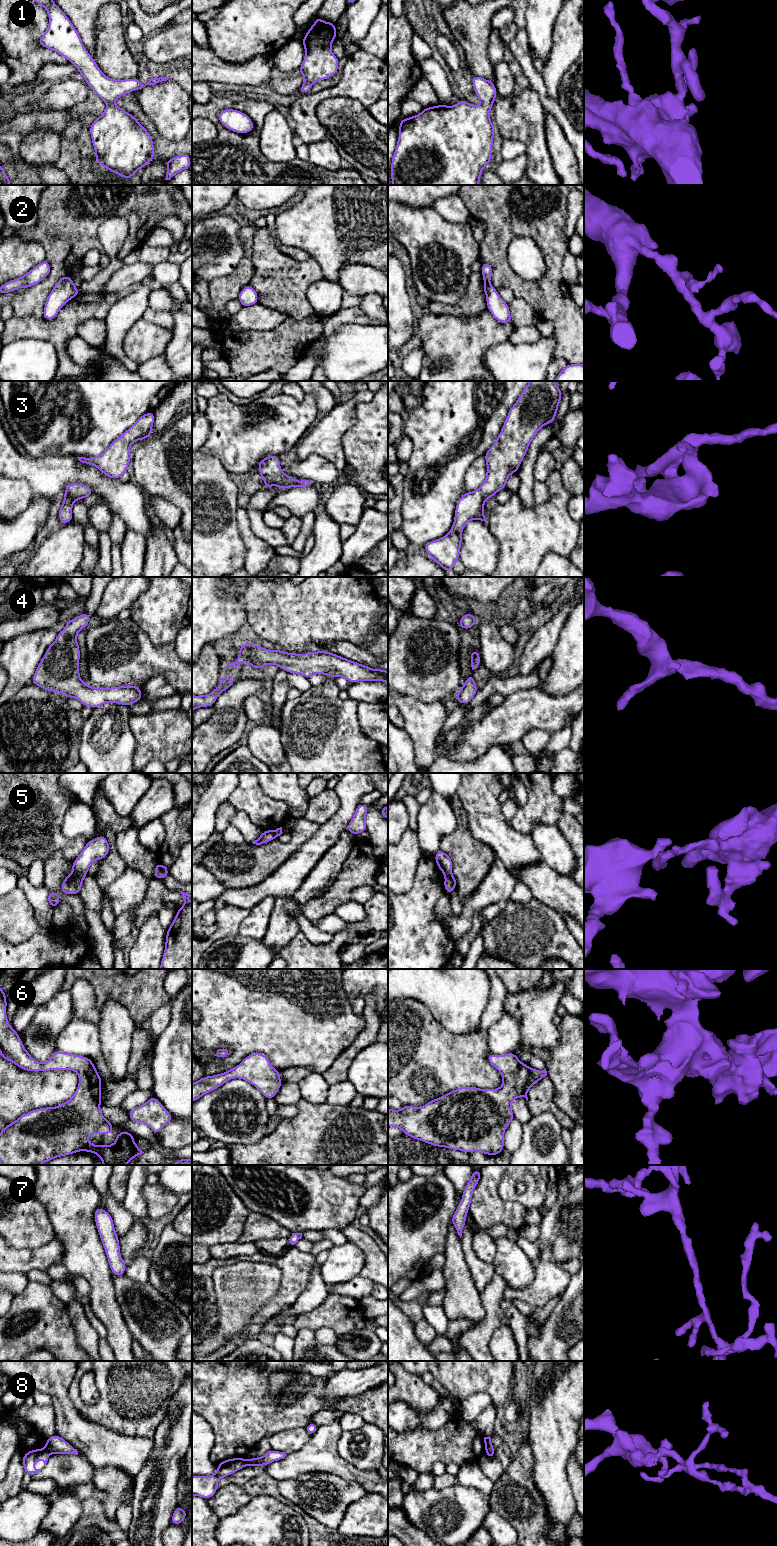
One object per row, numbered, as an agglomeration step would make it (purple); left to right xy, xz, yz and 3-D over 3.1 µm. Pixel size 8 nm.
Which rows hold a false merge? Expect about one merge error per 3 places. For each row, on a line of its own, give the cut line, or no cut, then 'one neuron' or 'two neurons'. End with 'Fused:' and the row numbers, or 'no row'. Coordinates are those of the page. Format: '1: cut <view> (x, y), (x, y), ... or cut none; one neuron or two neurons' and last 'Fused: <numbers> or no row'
1: cut none; one neuron
2: cut none; one neuron
3: cut none; one neuron
4: cut none; one neuron
5: cut xy (73, 871), (82, 879); two neurons
6: cut none; one neuron
7: cut none; one neuron
8: cut xz (243, 1458), (245, 1465); two neurons
Fused: 5, 8

